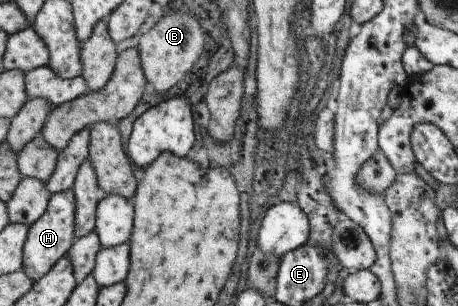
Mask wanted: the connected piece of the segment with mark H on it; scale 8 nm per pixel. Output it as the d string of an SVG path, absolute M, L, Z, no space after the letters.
M72 189L55 192L50 195L47 207L29 227L25 243L22 247L22 267L33 282L49 271L68 252L75 237L74 228L74 195Z

